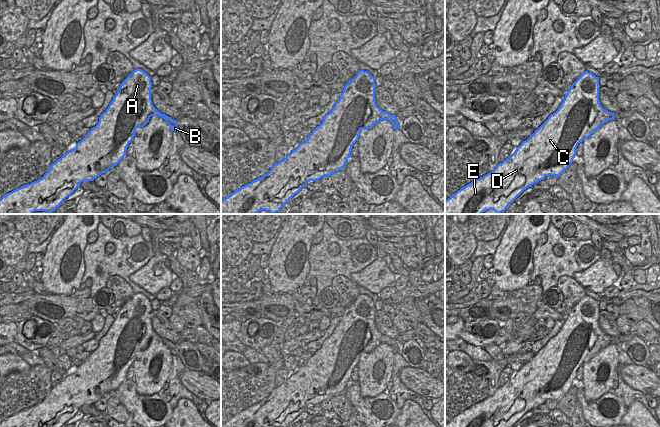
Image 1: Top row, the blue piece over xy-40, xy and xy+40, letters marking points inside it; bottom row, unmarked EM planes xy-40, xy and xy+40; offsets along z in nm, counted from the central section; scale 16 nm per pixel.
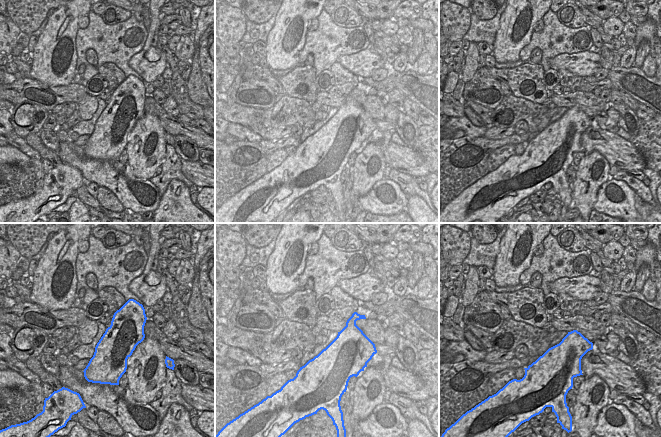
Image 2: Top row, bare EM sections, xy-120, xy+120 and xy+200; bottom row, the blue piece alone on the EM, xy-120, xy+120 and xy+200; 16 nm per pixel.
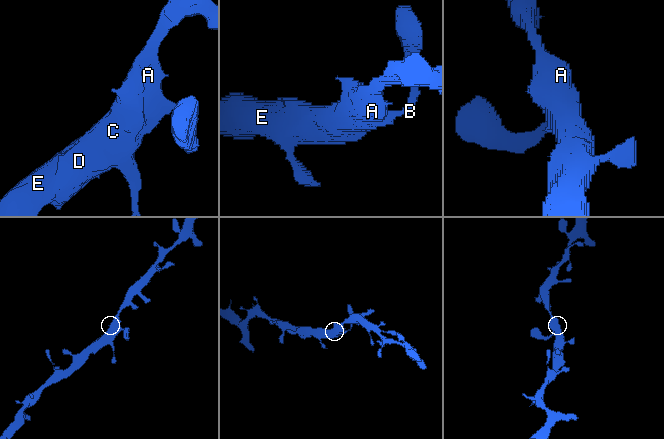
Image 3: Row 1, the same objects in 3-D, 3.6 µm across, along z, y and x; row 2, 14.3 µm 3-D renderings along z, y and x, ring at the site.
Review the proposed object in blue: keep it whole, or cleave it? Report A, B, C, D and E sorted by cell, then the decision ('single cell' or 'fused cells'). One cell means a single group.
A B C D E; single cell

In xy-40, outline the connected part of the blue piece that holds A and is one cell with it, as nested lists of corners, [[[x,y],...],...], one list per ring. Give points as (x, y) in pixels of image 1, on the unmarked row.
[[[141,293],[134,294],[120,309],[120,312],[105,336],[99,341],[98,348],[76,368],[76,371],[52,387],[44,400],[30,408],[8,417],[0,427],[62,427],[83,405],[93,405],[102,397],[116,390],[126,379],[135,354],[144,351],[151,340],[162,341],[171,355],[178,356],[176,344],[160,337],[151,324],[151,301]]]

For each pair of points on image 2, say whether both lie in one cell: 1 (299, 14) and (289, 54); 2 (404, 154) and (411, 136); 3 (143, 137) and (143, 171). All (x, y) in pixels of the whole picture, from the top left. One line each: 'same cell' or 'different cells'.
1: same cell
2: different cells
3: same cell

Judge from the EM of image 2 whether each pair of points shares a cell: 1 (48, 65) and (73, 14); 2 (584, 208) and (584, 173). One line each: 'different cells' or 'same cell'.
1: same cell
2: same cell

